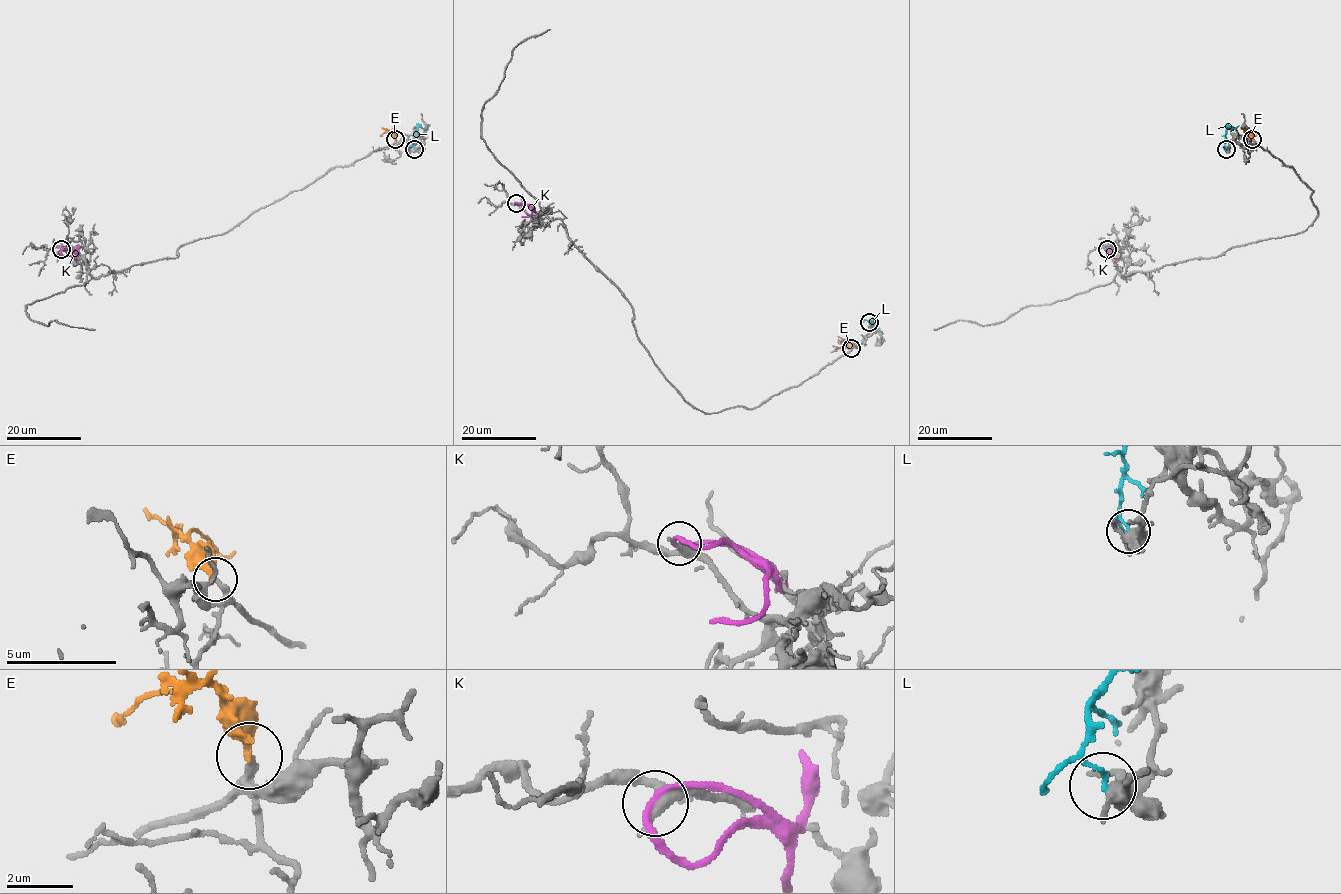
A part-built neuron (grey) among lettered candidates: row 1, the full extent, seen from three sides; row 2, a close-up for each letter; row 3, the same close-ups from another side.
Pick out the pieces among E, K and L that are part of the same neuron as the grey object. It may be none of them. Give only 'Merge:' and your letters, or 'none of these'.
Merge: E

